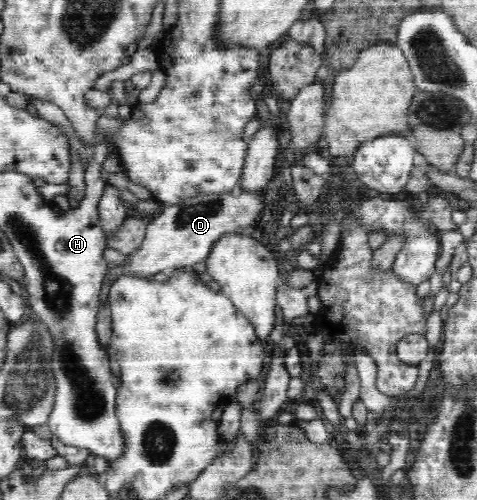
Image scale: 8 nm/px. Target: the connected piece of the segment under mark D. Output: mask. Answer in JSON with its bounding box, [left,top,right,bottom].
[108,186,266,279]

